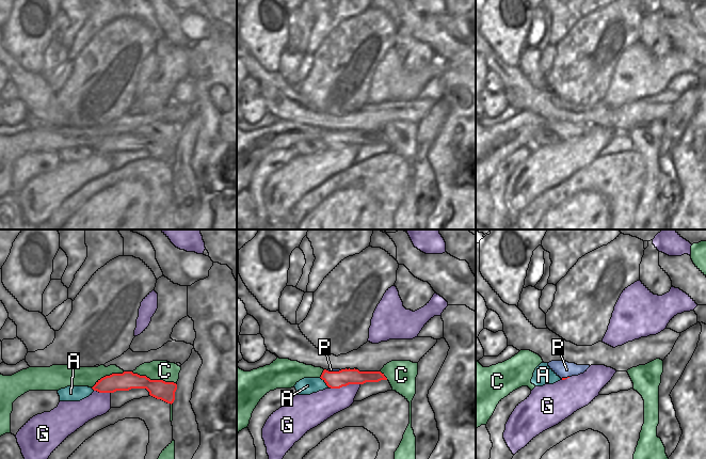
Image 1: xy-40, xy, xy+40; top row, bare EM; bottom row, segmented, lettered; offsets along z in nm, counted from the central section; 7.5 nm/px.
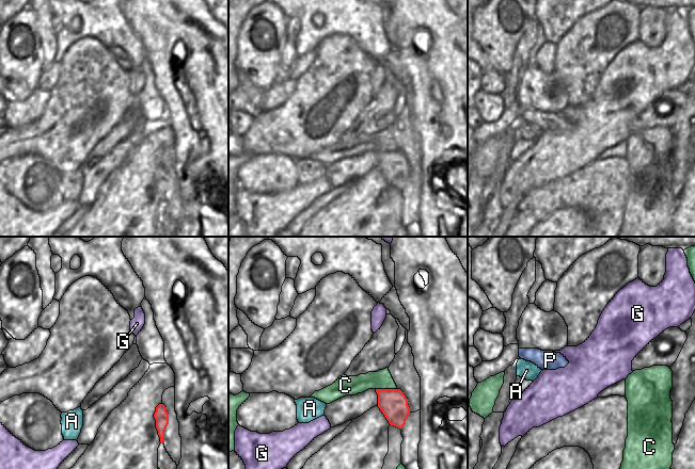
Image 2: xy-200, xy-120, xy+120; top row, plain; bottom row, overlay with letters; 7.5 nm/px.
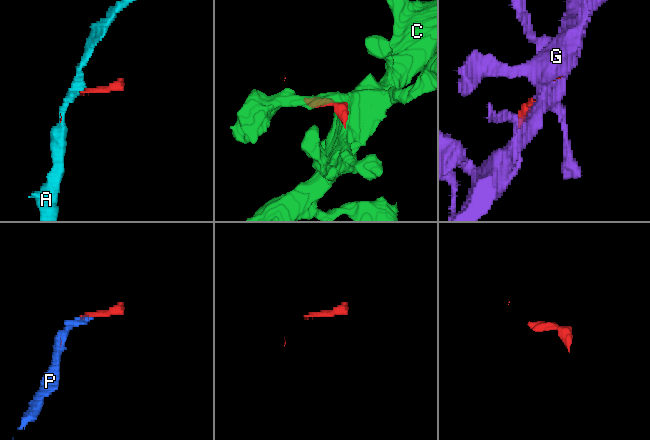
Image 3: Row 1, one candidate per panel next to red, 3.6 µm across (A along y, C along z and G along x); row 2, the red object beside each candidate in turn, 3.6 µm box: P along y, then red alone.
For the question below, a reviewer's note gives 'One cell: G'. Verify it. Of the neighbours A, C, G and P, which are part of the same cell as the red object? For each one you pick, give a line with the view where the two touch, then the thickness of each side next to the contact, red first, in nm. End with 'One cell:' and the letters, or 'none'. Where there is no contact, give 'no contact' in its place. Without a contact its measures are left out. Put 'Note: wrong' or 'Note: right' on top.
Note: wrong
P: xy | 130/20 nm
One cell: P

